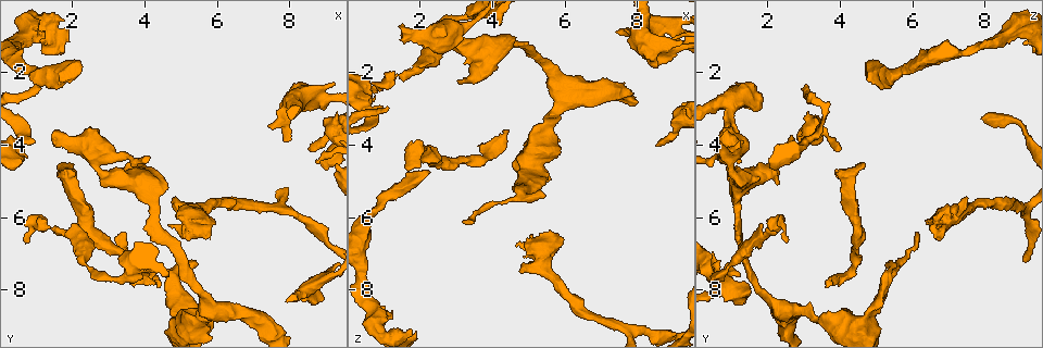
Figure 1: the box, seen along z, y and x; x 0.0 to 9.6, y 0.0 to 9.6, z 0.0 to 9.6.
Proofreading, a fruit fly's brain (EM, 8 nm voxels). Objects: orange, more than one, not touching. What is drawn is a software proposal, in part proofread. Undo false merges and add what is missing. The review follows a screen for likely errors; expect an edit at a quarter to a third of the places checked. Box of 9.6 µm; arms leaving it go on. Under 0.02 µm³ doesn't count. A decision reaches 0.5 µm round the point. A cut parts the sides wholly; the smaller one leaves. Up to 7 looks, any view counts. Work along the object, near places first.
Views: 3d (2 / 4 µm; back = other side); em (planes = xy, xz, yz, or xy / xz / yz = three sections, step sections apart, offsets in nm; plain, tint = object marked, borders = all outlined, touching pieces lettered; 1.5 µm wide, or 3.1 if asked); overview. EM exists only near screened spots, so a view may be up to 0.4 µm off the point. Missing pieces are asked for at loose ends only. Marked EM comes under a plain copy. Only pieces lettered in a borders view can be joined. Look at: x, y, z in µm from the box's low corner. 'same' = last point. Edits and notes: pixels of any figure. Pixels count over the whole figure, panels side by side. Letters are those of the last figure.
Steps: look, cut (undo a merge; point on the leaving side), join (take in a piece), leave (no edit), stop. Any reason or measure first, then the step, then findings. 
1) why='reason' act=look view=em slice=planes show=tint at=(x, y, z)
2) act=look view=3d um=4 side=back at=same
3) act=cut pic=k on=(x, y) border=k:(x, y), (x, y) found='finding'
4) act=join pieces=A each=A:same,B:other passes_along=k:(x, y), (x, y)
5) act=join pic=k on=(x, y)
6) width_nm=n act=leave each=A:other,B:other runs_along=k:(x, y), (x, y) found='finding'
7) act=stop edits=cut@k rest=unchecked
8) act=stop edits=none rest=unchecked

why='free end' act=look view=em slice=planes show=borders at=(0.80, 6.65, 2.65)

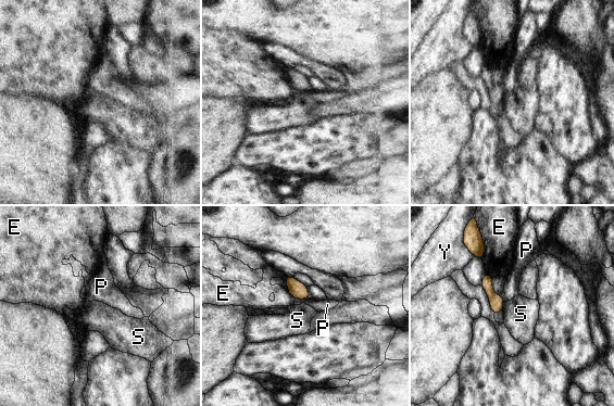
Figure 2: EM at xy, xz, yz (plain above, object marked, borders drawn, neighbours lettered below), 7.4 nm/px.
act=leave each=E:other,P:other,S:other,Y:other border=2:(504, 302), (502, 309) found='none of them fits'

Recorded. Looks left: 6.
why='branch stops here' act=look view=em slice=planes show=borders at=(2.20, 1.70, 4.75)

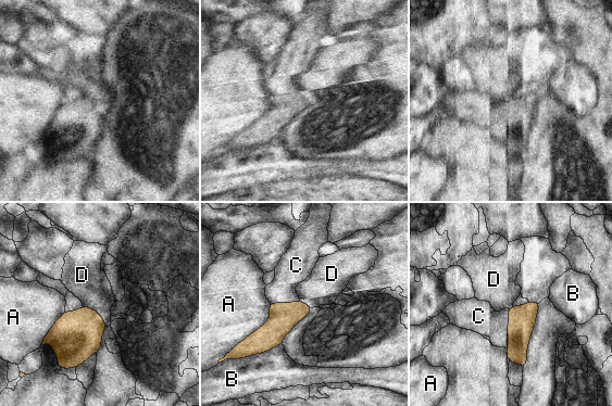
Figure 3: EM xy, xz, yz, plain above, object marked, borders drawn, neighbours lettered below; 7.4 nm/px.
act=join pieces=C each=A:other,B:other,C:same,D:other passes_along=3:(522, 319), (508, 328), (478, 316) found='the neuron continues'

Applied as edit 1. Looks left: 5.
why='long arm stops here' act=look view=3d um=2 side=back at=(8.60, 4.05, 4.10)

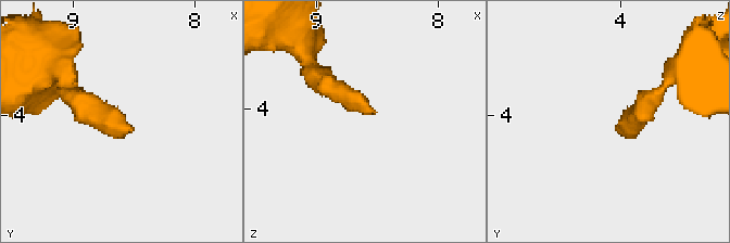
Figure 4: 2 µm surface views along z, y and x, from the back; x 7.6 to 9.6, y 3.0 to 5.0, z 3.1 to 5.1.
why='shape alone is not enough' act=look view=em um=3.1 slice=planes show=borders at=(8.56, 4.10, 4.04)

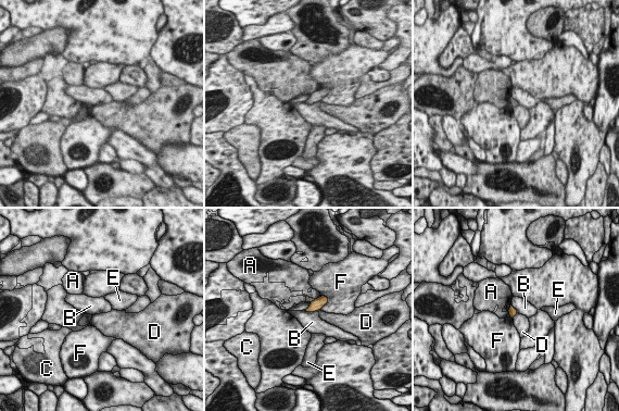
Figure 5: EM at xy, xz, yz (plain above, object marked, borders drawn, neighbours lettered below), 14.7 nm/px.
width_nm=120 act=leave each=A:other,B:other,C:other,D:other,E:other,F:other found='none of them fits'

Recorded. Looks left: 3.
act=stop edits=join@3 rest=unchecked

